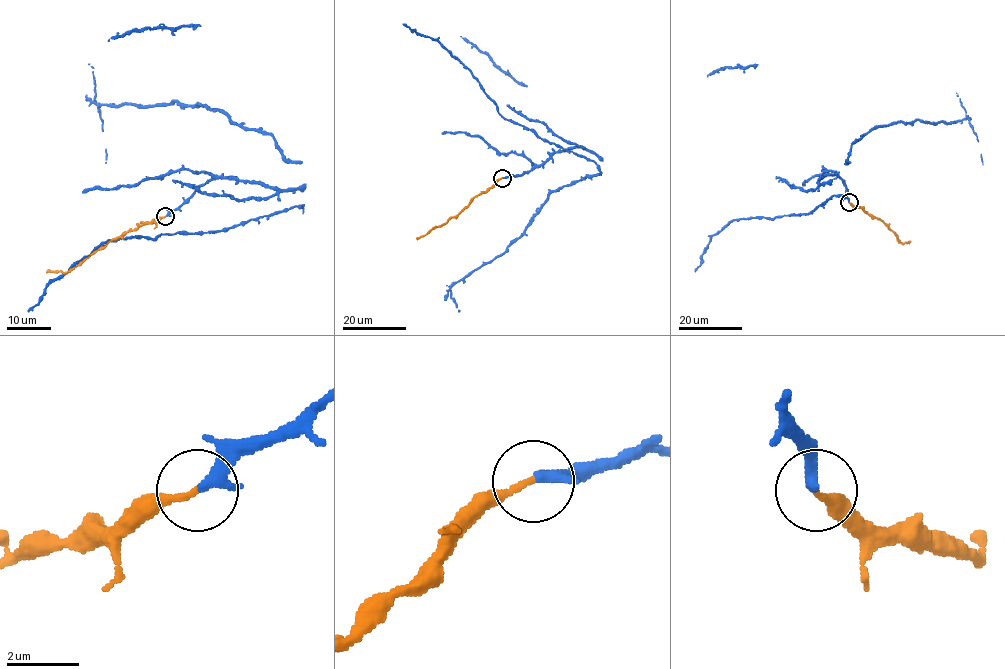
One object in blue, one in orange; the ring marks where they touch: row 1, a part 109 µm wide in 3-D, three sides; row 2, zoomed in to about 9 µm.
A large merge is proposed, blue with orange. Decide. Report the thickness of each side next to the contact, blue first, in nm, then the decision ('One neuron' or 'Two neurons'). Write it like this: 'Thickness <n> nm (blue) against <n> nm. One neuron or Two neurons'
Thickness 360 nm (blue) against 180 nm. One neuron

